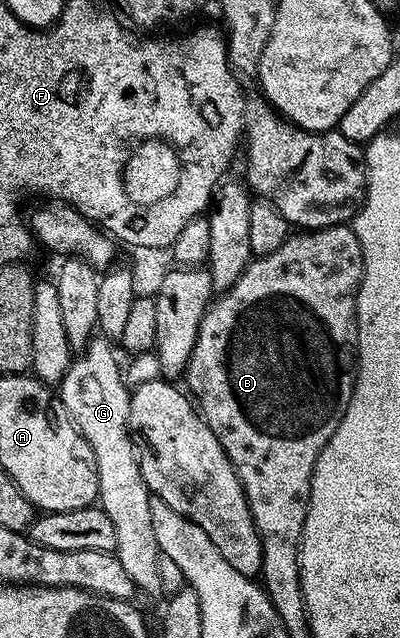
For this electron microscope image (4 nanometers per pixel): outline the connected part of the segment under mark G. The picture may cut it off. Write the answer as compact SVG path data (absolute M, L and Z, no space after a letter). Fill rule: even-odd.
M94 338L85 348L81 349L71 359L70 368L64 374L60 385L60 399L66 408L78 432L92 446L92 454L96 458L98 471L98 499L97 503L112 518L112 526L116 530L116 546L113 553L117 556L120 566L124 566L128 578L132 578L135 589L142 592L162 592L160 578L160 553L156 542L156 530L152 530L152 506L150 488L144 482L144 474L140 470L138 461L139 449L136 447L135 437L130 430L130 394L123 369L118 368L118 360L114 357L115 345L109 339Z

